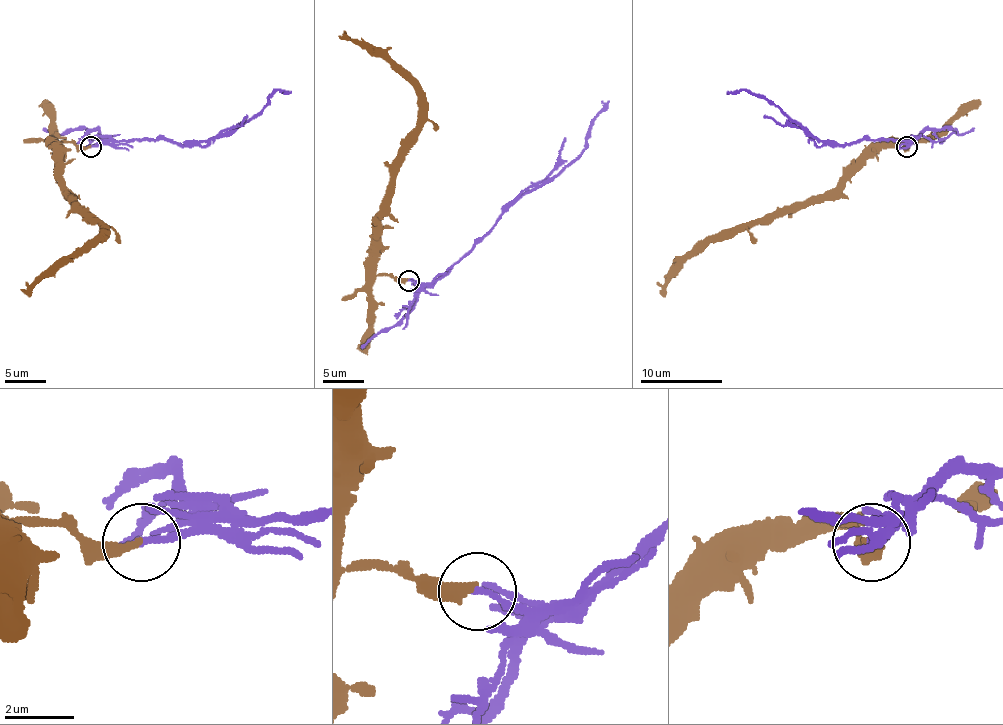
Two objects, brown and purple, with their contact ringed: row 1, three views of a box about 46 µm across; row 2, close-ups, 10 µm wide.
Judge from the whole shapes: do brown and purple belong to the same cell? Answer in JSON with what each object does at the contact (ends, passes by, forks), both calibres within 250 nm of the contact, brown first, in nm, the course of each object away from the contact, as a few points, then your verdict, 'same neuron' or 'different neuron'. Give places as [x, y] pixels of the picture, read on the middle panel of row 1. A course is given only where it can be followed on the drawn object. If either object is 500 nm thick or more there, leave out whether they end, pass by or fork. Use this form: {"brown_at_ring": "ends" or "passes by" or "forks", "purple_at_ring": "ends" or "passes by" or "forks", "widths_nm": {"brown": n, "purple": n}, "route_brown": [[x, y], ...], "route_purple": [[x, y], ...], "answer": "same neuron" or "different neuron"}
{"brown_at_ring": "ends", "purple_at_ring": "ends", "widths_nm": {"brown": 280, "purple": 190}, "route_brown": [[409, 280], [376, 272], [376, 214], [417, 126], [419, 93], [380, 56], [339, 35]], "route_purple": [[409, 280], [417, 284], [438, 280], [514, 204], [548, 183], [583, 150], [596, 113], [608, 101]], "answer": "different neuron"}

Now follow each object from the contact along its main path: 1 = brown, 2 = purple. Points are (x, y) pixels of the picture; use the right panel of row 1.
1: (906, 147), (900, 141), (885, 143), (834, 188), (783, 206), (752, 225), (719, 233), (682, 264), (661, 289)
2: (906, 147), (910, 145), (900, 141), (867, 139), (830, 145), (809, 134), (776, 106), (739, 89), (727, 93)

